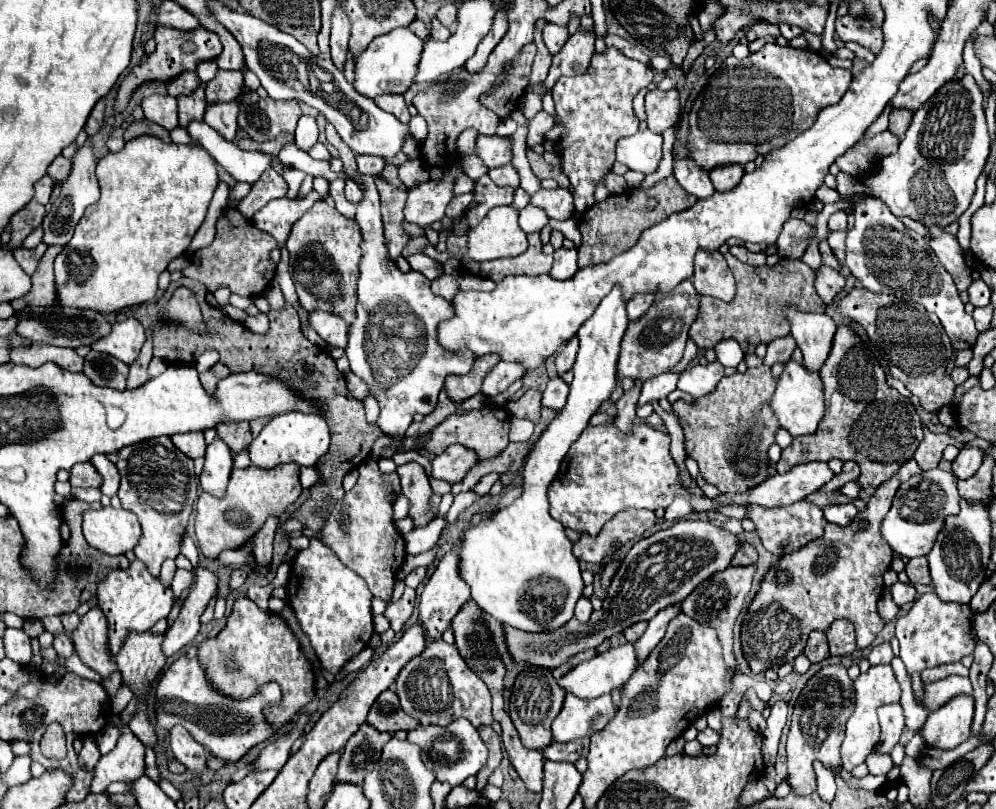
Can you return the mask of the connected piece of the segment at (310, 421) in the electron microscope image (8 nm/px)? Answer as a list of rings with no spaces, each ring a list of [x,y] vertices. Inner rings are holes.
[[[288,412],[274,416],[262,432],[254,438],[250,446],[250,460],[258,468],[276,468],[286,462],[296,462],[300,466],[314,466],[330,446],[330,429],[326,420],[312,414],[300,414],[300,412]]]

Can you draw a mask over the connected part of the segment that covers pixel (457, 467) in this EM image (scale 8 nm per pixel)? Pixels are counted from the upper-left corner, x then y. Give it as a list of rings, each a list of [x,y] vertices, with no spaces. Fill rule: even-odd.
[[[454,444],[444,454],[432,460],[432,476],[454,484],[460,482],[476,462],[478,462],[478,454],[474,450]]]

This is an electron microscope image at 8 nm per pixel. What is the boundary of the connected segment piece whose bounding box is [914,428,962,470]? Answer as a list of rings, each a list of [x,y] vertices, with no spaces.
[[[924,428],[924,440],[920,442],[916,454],[914,454],[914,460],[918,462],[918,466],[922,470],[930,470],[930,468],[936,468],[940,458],[942,458],[942,452],[946,446],[954,444],[956,448],[962,448],[960,442],[956,442],[954,438],[950,438],[948,434],[932,434],[928,428]]]

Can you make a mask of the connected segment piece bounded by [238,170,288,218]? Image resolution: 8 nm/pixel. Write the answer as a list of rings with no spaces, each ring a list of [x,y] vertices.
[[[266,170],[250,188],[250,194],[238,204],[238,210],[246,216],[252,218],[260,208],[264,208],[270,200],[274,198],[284,198],[286,196],[286,180],[276,174],[274,170]]]

